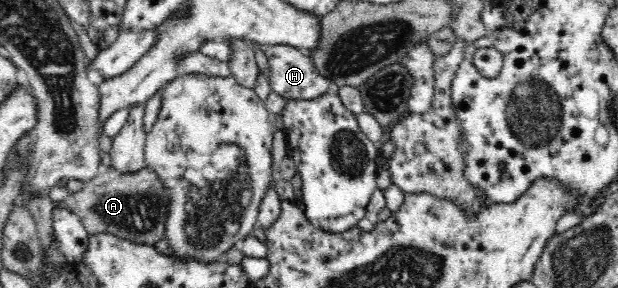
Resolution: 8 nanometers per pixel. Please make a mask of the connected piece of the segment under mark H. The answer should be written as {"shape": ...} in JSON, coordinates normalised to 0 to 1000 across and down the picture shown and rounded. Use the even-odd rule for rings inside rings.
{"shape":[[[421,156],[421,167],[427,177],[435,219],[439,247],[435,278],[440,319],[463,344],[510,347],[544,313],[540,292],[511,243],[500,188],[464,156]]]}

